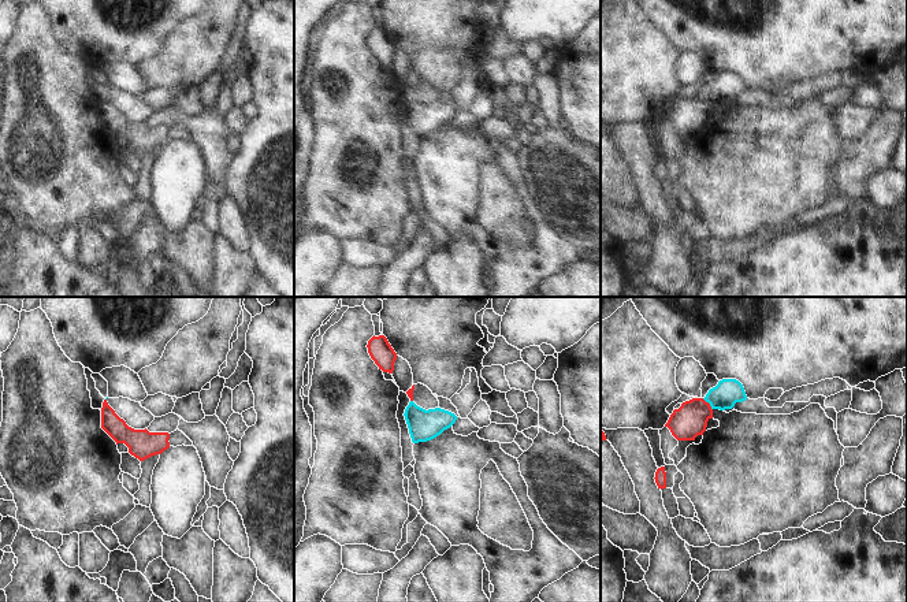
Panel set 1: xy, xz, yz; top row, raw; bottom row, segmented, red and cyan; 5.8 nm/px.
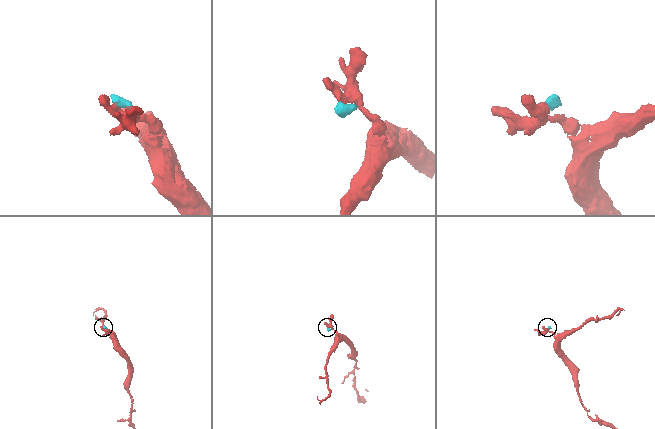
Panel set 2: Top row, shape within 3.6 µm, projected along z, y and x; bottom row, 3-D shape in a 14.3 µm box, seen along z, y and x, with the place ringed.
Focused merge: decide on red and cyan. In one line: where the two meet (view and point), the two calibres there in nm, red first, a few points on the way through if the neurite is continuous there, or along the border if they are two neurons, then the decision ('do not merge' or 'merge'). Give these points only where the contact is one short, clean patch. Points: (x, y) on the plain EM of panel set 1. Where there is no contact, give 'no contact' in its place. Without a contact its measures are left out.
contact yz (709, 97); calibres 200 and 160 nm; border yz (702, 92), (712, 103); do not merge

